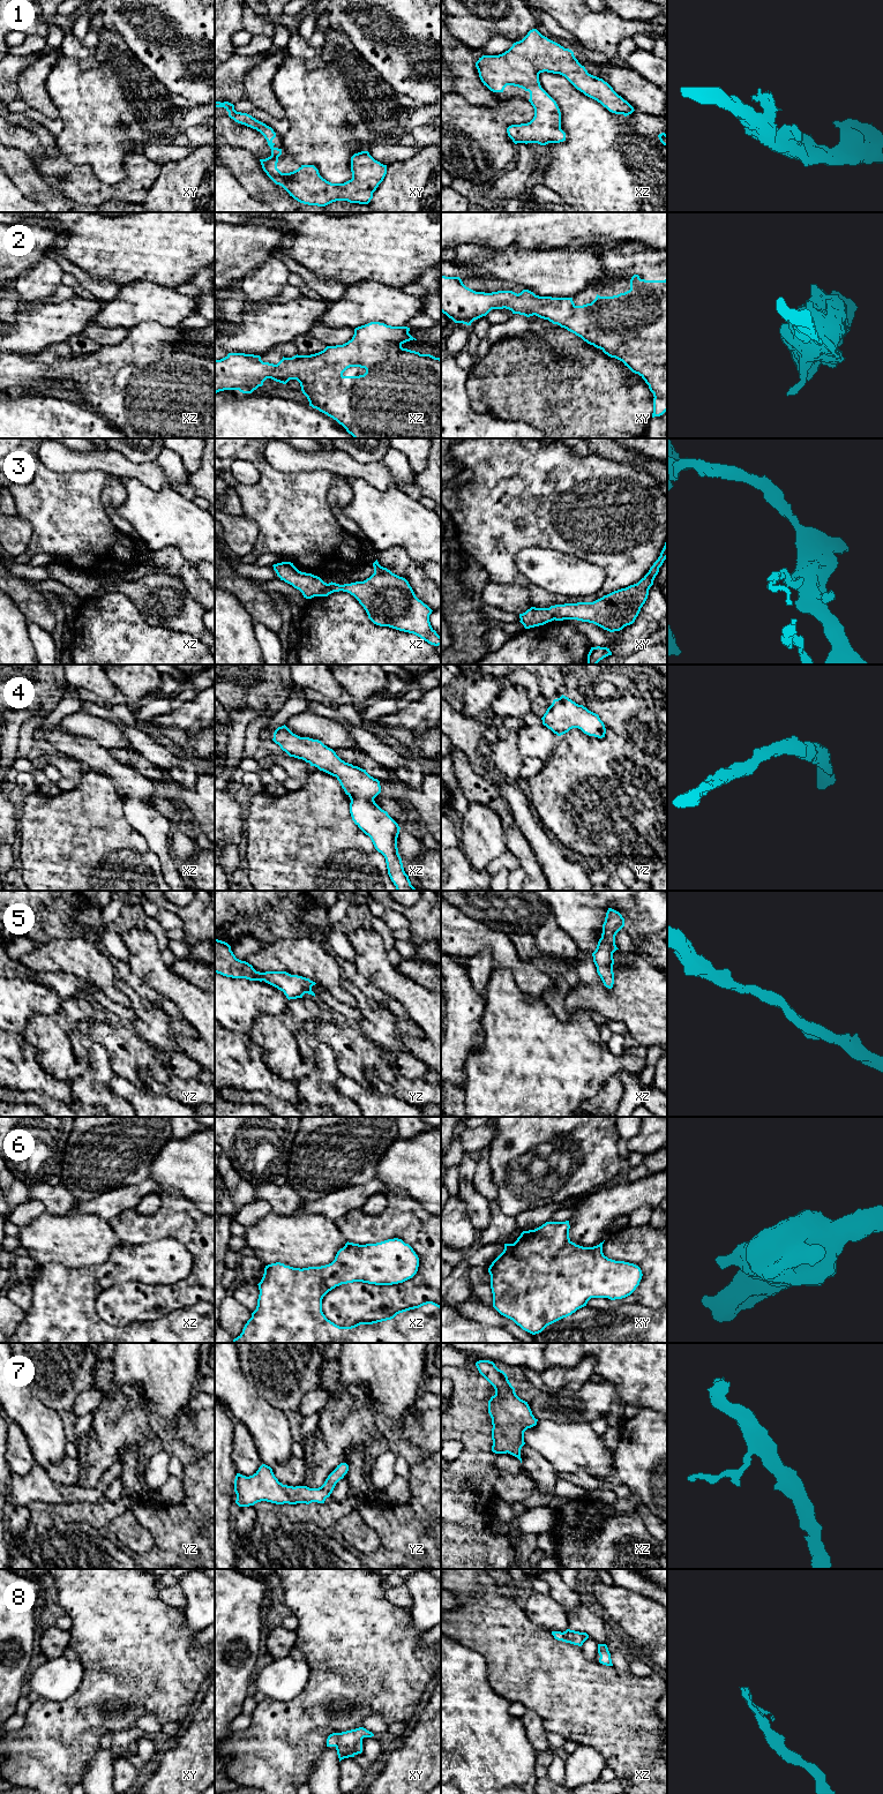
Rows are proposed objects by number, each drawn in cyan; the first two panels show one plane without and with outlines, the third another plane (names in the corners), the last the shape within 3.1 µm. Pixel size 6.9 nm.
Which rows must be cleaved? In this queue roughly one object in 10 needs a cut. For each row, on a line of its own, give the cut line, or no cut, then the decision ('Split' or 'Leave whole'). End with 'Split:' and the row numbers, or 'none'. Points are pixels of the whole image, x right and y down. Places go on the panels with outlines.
1: No split. Leave whole
2: No split. Leave whole
3: No split. Leave whole
4: No split. Leave whole
5: No split. Leave whole
6: No split. Leave whole
7: No split. Leave whole
8: No split. Leave whole
Split: none

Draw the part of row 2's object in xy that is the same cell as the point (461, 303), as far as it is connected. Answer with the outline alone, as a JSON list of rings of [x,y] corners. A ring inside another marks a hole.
[[[667,262],[665,280],[645,280],[634,275],[629,291],[613,297],[597,294],[591,303],[583,306],[576,306],[573,298],[539,297],[529,290],[518,294],[512,291],[476,292],[466,287],[459,277],[441,275],[441,311],[455,323],[471,325],[492,309],[503,308],[512,314],[548,320],[600,348],[608,356],[622,361],[645,381],[653,393],[652,418],[667,411]]]

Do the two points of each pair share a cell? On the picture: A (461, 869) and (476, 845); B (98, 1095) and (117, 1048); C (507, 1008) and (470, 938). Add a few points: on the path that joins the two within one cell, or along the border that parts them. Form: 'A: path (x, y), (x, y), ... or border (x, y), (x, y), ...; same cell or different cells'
A: border (461, 848), (474, 869), (478, 871), (485, 870); different cells
B: border (92, 1041), (107, 1052), (117, 1075); different cells
C: border (495, 966), (507, 968), (516, 984); different cells

